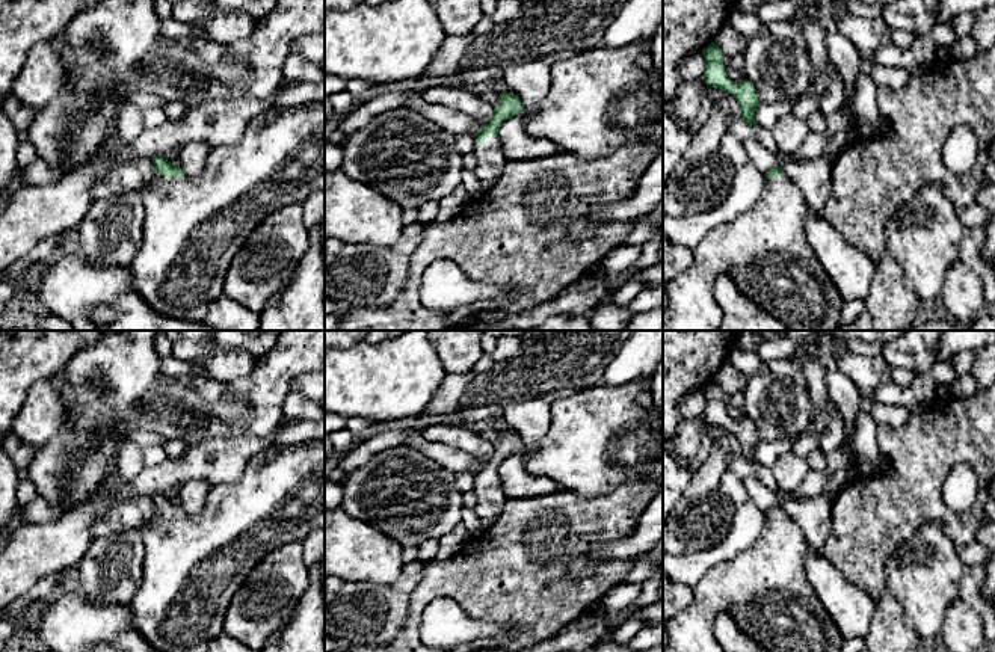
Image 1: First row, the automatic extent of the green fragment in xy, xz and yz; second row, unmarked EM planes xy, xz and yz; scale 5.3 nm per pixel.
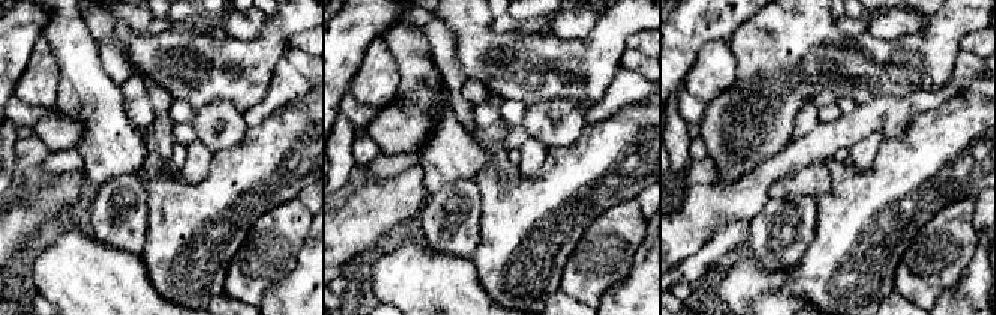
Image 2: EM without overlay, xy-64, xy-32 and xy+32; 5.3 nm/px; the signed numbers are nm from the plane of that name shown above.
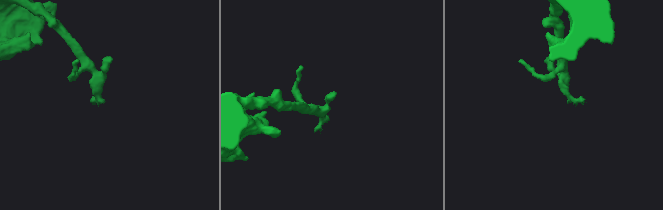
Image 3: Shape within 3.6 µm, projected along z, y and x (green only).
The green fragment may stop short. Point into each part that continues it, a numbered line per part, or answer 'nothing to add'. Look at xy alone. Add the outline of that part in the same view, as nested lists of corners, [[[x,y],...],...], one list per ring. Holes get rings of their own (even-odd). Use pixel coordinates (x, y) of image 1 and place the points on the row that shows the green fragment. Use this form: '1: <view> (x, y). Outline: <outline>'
1: xy (194, 227). Outline: [[[325,103],[252,118],[236,145],[210,149],[198,177],[156,174],[142,192],[143,235],[128,264],[133,291],[162,315],[204,321],[210,303],[223,294],[228,267],[251,232],[269,214],[302,204],[316,190],[325,190]]]

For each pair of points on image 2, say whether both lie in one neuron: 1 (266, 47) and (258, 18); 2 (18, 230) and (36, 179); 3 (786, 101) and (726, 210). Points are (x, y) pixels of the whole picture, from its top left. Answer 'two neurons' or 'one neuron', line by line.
1: two neurons
2: two neurons
3: two neurons

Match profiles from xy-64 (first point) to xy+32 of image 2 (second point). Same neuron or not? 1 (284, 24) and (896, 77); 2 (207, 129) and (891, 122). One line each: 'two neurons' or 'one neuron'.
1: one neuron
2: one neuron

